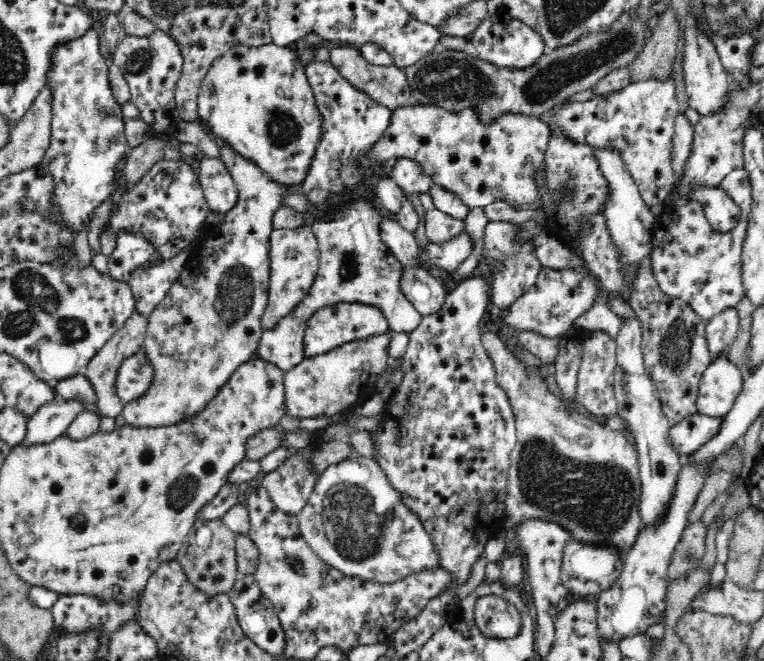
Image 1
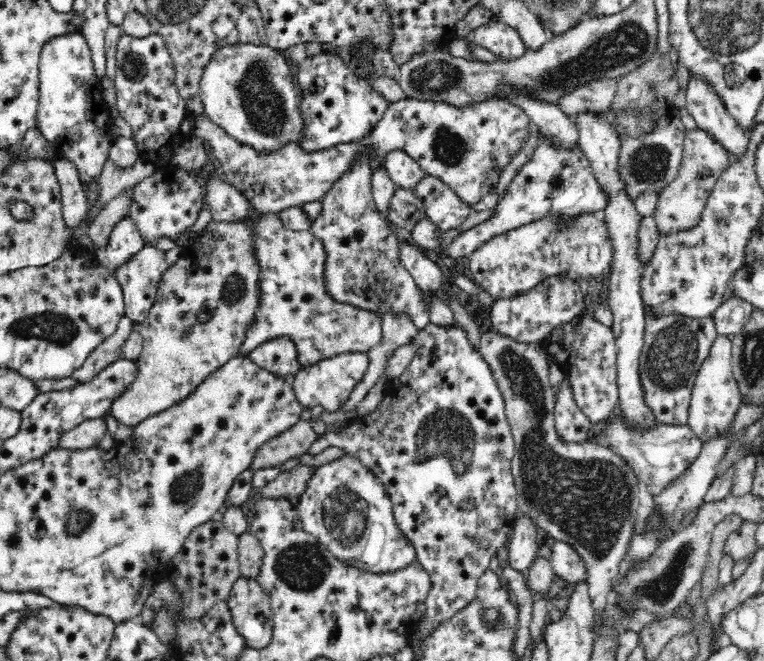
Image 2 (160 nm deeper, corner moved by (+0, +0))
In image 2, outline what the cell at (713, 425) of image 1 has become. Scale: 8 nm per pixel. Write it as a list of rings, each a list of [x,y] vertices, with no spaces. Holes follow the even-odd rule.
[[[615,414],[607,423],[596,427],[594,435],[614,446],[614,450],[626,459],[630,469],[637,474],[639,483],[652,495],[658,495],[674,478],[693,461],[701,451],[703,442],[700,435],[688,423],[659,424],[650,430],[630,430],[624,427],[622,418]]]

